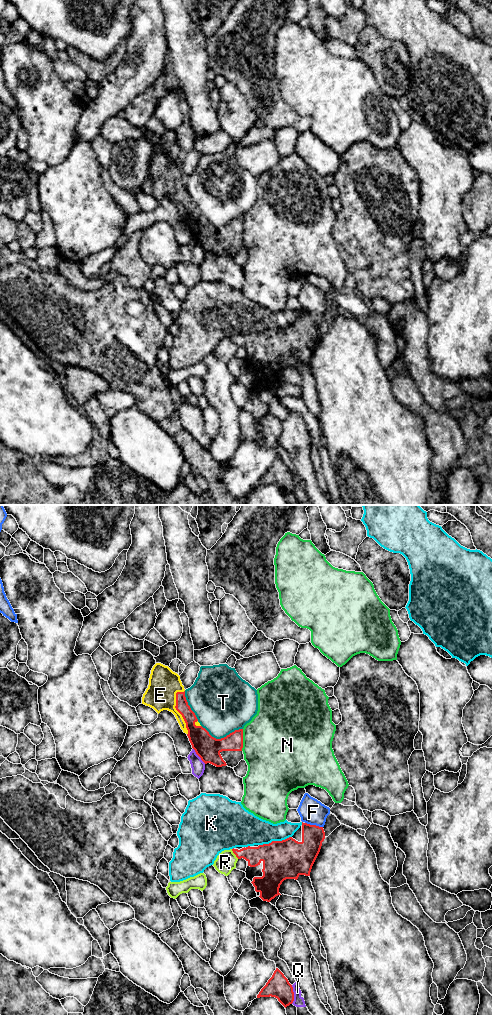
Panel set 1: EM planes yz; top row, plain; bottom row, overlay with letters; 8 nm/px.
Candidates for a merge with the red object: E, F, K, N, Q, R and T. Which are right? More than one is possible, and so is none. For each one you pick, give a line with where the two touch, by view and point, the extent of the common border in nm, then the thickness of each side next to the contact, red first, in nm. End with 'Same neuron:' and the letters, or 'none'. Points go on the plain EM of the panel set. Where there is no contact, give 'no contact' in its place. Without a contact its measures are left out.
E: contact yz (179, 200); length 360 nm; calibres 160 and 240 nm
Same neuron: E

